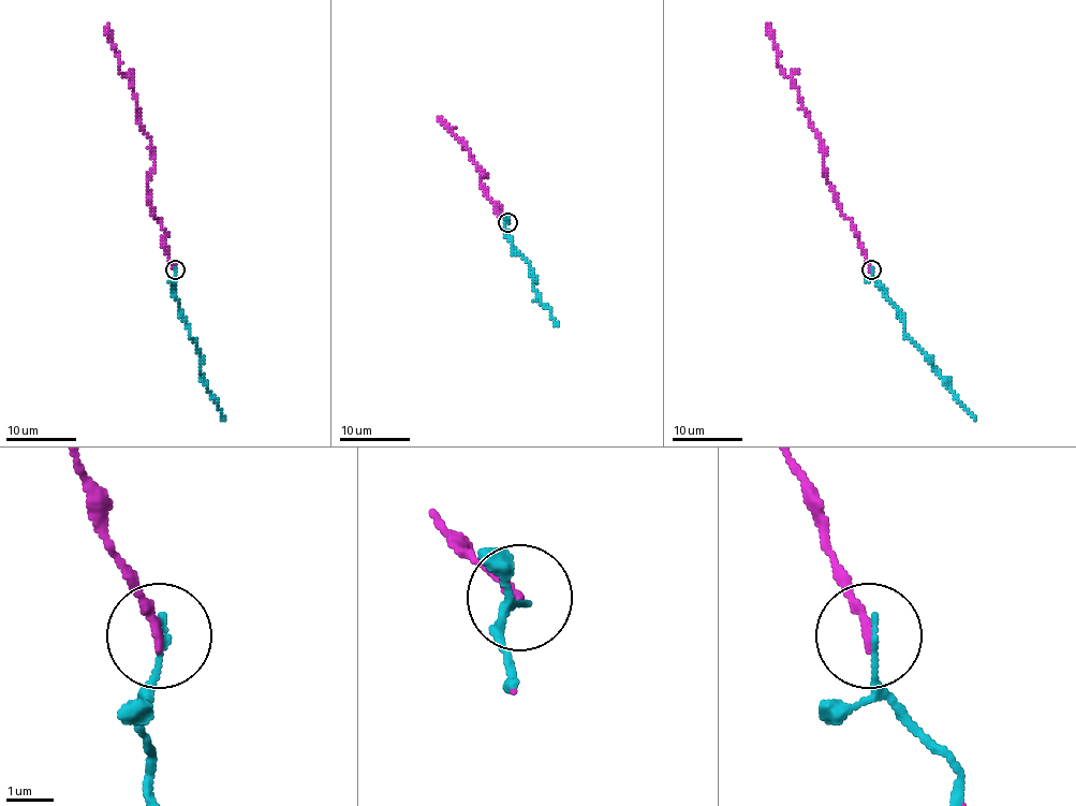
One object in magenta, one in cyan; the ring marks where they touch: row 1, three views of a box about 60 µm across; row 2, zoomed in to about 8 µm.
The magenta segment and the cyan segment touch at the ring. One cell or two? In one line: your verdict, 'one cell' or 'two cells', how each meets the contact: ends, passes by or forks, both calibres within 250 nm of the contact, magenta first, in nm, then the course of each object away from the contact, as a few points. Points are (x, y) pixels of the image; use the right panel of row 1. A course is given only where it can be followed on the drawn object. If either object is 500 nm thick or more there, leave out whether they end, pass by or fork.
one cell; magenta ends there; cyan ends there; 200 nm thick on the magenta side, 130 nm on the other; magenta runs (871, 270), (856, 230), (836, 203), (824, 167), (824, 146), (794, 81), (778, 63), (772, 30), (765, 23); cyan runs (871, 268), (871, 277), (898, 311), (905, 334), (930, 358), (936, 371), (976, 421)

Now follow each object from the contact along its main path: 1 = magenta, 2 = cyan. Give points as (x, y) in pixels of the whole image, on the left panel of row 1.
1: (174, 270), (162, 242), (165, 230), (149, 203), (153, 146), (137, 118), (132, 81), (121, 74), (107, 23)
2: (174, 268), (173, 295), (197, 347), (200, 371), (224, 421)

